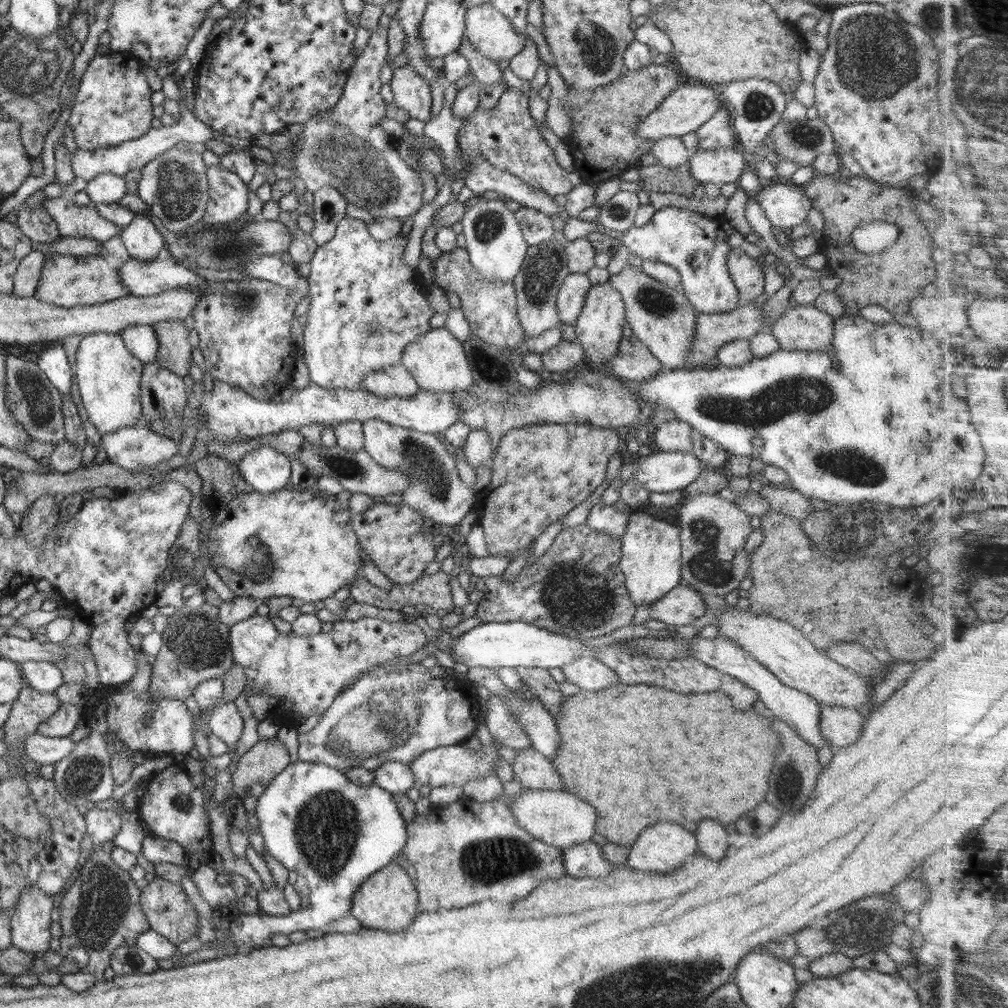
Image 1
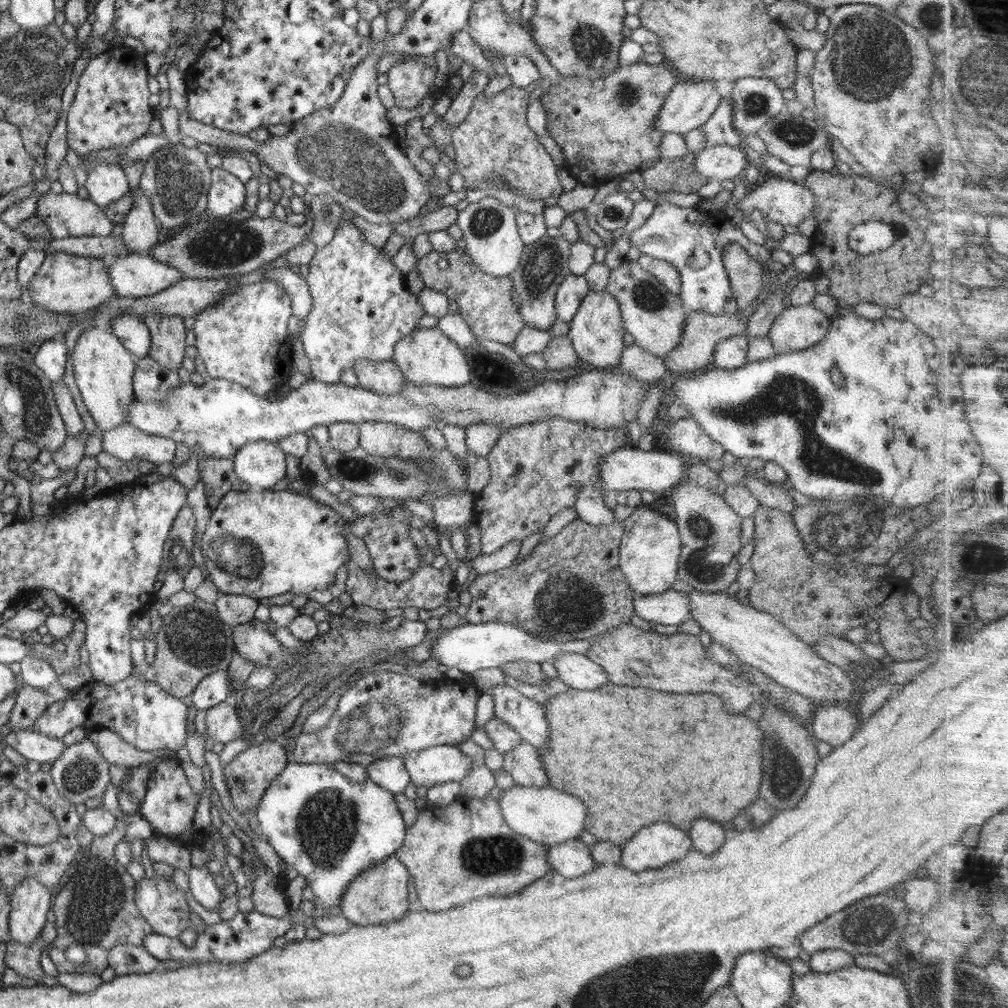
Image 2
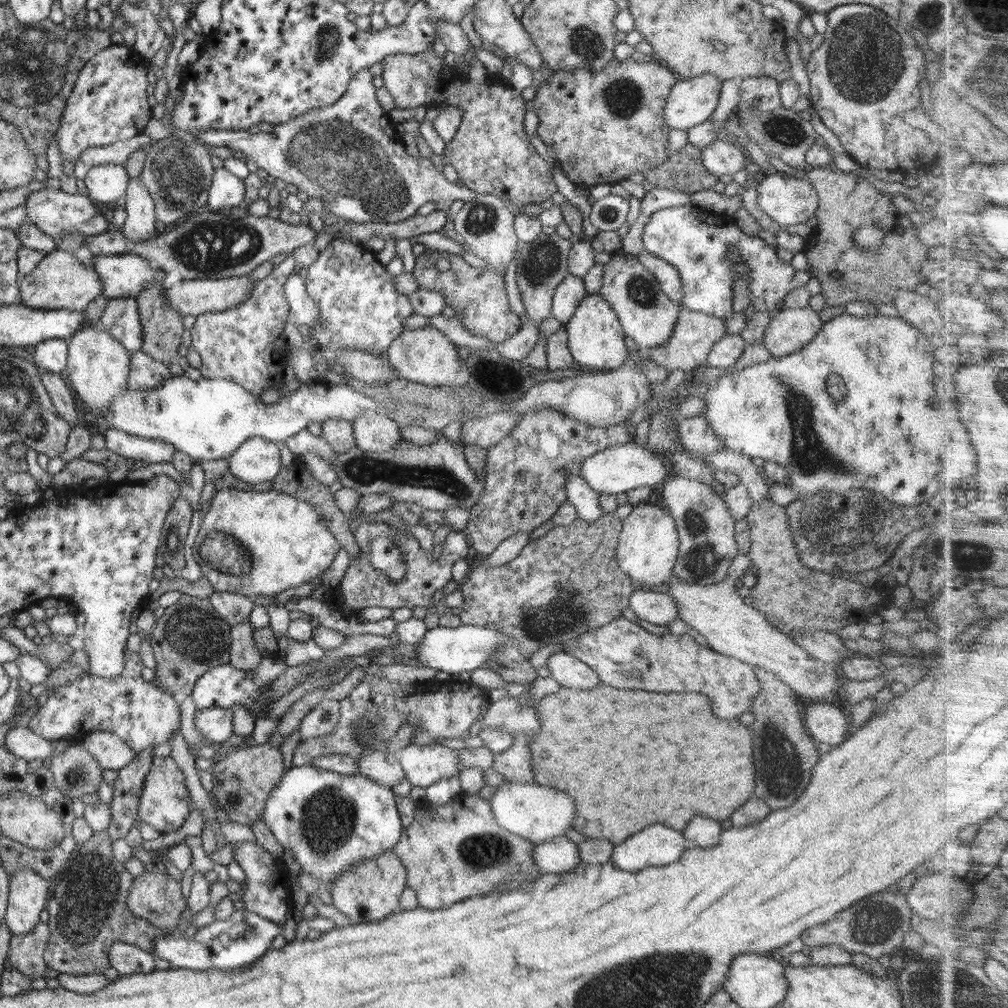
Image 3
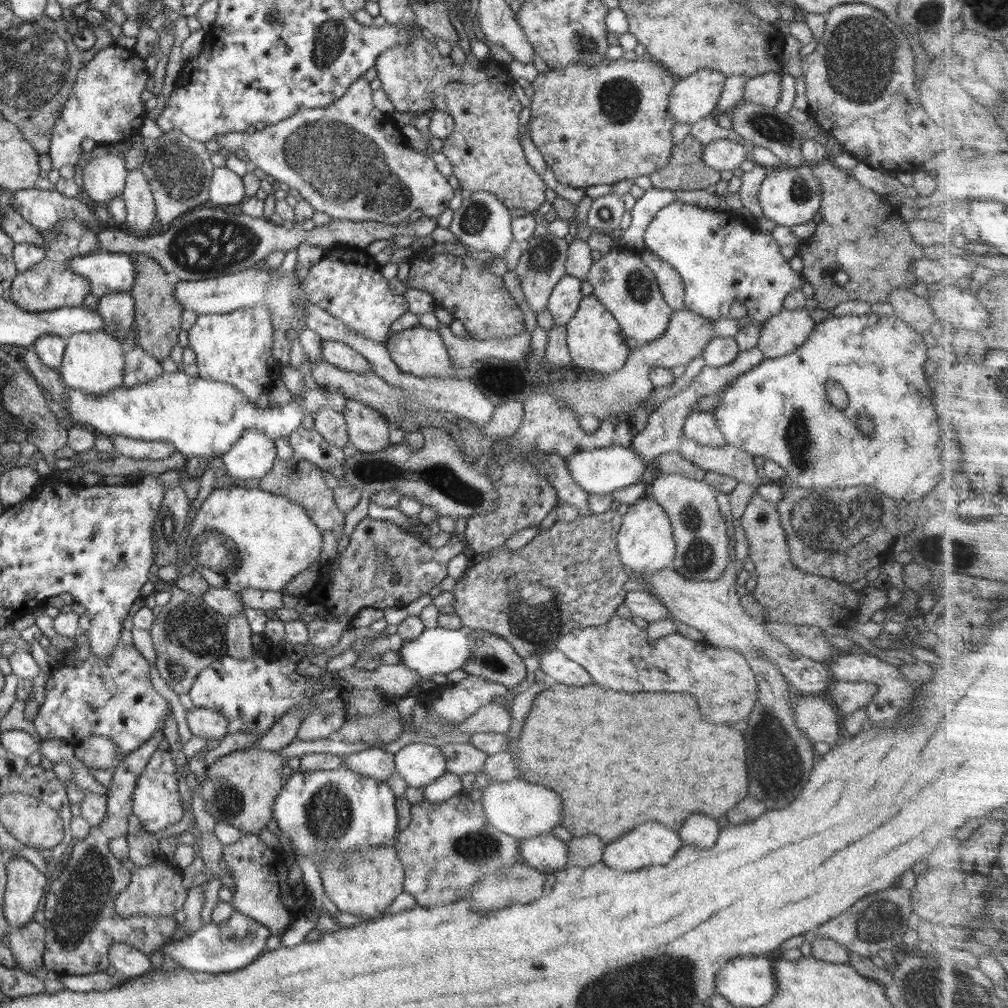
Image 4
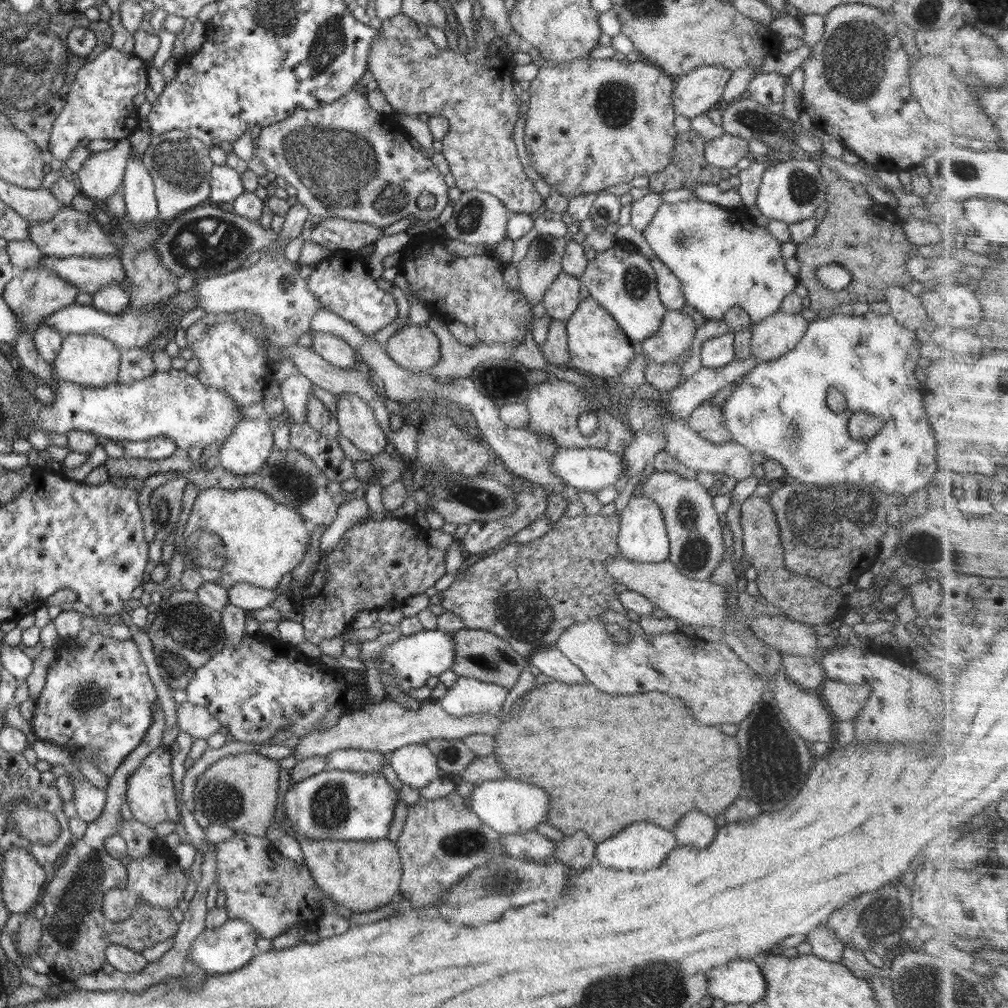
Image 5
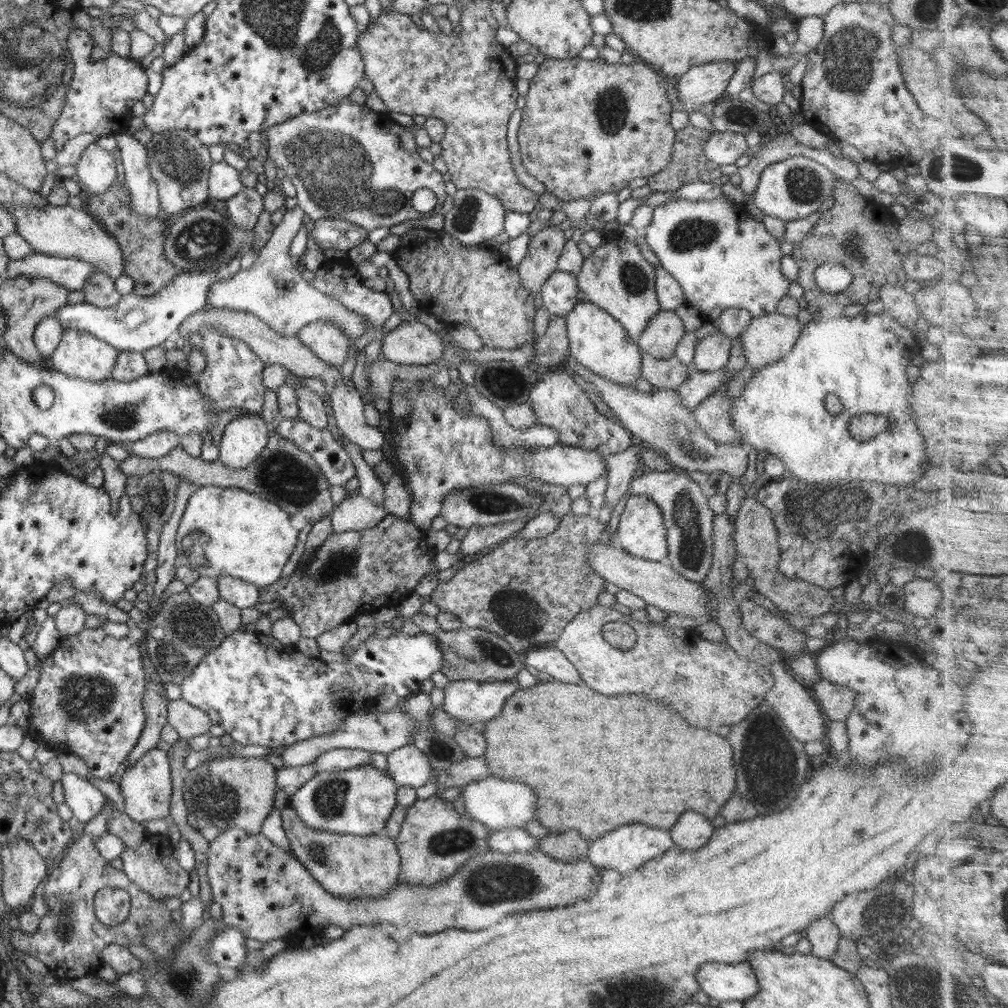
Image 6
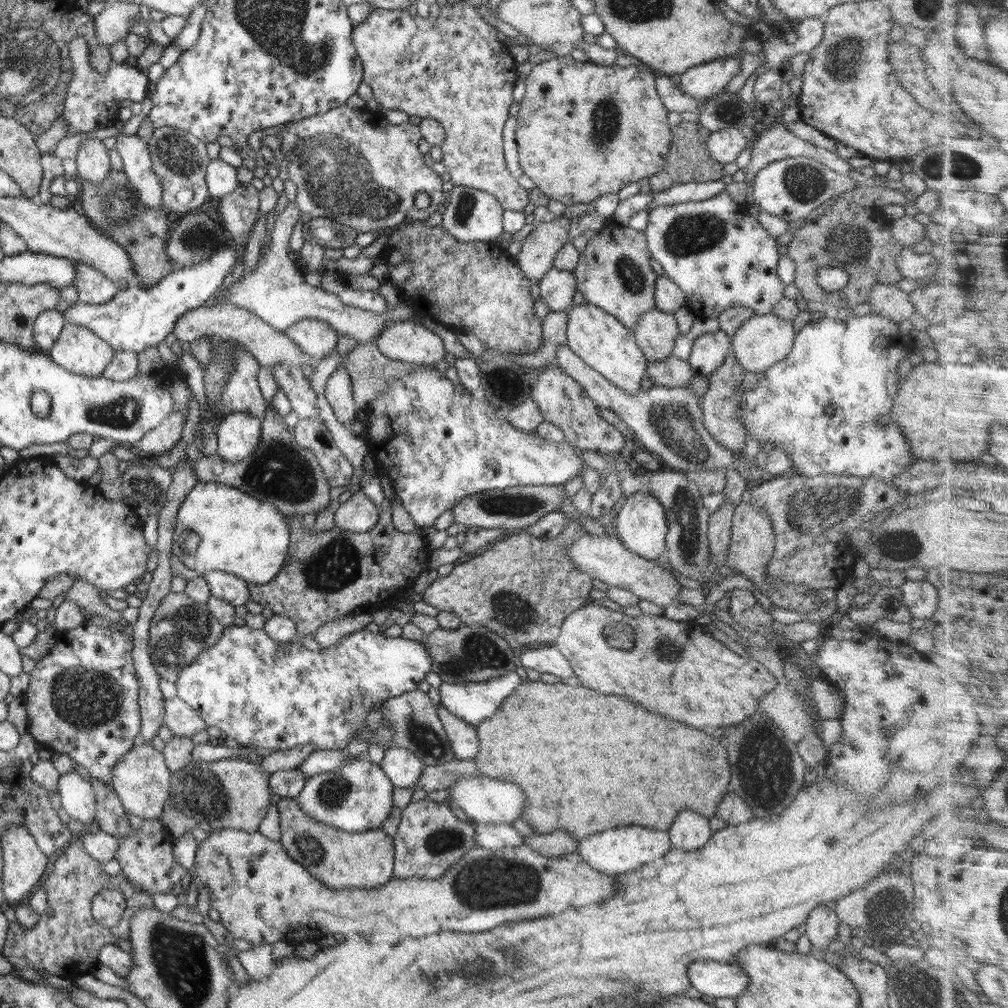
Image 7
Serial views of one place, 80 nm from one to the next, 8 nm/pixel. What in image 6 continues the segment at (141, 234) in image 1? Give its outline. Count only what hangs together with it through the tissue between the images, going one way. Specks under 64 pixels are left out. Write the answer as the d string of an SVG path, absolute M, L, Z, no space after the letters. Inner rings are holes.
M126 133L115 134L115 139L133 209L144 216L162 216L157 184L148 166L145 146Z

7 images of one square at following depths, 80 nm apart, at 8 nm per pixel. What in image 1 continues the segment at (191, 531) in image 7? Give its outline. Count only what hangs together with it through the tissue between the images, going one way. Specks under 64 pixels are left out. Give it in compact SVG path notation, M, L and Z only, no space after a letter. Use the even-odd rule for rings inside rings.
M297 488L293 490L276 490L272 494L260 494L258 492L250 492L250 494L238 494L228 506L224 506L214 512L212 528L208 533L208 542L205 544L207 546L207 551L211 553L212 558L210 558L210 564L218 576L222 579L222 582L235 592L236 596L246 597L246 598L262 598L267 599L270 597L277 596L289 596L294 598L300 598L307 602L318 602L318 600L323 601L324 599L334 596L334 593L343 586L350 586L351 582L355 579L363 565L363 560L361 557L361 545L359 544L358 537L354 532L350 520L351 510L350 508L340 502L338 498L334 496L316 496L312 492L300 491Z

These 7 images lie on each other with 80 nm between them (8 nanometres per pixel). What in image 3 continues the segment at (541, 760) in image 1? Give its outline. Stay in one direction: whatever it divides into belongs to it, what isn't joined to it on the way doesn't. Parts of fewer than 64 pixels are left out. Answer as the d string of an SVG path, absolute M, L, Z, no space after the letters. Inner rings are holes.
M511 733L513 743L508 750L495 754L493 769L504 776L506 781L534 783L529 752L529 738L520 733Z

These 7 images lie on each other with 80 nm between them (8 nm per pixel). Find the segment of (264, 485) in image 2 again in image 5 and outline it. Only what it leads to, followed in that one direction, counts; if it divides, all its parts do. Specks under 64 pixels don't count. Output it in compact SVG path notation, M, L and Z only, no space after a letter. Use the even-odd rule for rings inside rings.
M266 417L240 420L232 436L221 446L218 464L237 475L252 474L260 471L274 446Z

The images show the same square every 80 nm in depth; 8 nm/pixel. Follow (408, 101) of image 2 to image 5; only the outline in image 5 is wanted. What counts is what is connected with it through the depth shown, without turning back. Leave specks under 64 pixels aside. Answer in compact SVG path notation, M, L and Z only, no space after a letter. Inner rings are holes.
M404 14L386 19L378 29L379 39L371 44L367 70L372 72L378 83L378 90L384 94L395 113L411 116L440 115L448 120L449 131L441 140L443 146L441 154L448 161L450 174L461 192L488 192L501 200L510 213L530 215L544 204L544 199L526 175L512 139L514 124L522 105L522 101L512 88L516 82L513 77L515 63L512 58L505 57L490 48L490 42L497 36L494 34L494 26L490 24L490 20L480 16L480 20L473 23L473 29L476 29L475 42L469 43L469 53L462 54L459 50L452 50L450 47L446 49L437 47L432 39L427 34L422 34L417 24Z

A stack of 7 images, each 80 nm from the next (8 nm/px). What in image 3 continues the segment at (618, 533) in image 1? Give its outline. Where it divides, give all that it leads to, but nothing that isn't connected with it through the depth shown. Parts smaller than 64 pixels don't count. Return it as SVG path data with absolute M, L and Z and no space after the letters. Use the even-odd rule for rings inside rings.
M570 475L565 482L566 501L574 505L578 516L587 521L598 520L604 514L599 506L601 496L598 491L588 487L580 475Z

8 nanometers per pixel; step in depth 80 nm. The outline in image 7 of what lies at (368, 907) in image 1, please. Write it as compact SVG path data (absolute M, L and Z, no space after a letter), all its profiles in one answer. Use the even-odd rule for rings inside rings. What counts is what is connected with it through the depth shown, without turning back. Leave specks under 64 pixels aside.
M283 797L277 803L280 817L280 845L290 858L300 864L328 888L373 889L394 878L394 840L382 829L344 832L309 817L295 798Z

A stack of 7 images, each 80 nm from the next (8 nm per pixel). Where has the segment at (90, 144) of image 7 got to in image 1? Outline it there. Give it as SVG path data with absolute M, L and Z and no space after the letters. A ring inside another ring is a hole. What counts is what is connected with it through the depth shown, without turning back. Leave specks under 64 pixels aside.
M111 172L97 174L87 182L86 194L92 204L118 203L127 193L125 178Z

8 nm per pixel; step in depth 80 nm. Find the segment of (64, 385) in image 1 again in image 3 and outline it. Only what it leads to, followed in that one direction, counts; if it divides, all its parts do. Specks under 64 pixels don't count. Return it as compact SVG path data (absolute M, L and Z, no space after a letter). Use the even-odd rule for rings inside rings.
M46 339L30 349L31 357L38 368L48 374L61 375L67 366L67 341L62 339Z

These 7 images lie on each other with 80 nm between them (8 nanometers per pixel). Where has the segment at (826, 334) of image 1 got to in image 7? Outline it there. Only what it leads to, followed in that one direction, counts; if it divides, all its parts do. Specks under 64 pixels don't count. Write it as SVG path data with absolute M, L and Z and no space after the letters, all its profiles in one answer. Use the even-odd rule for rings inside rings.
M773 312L765 315L755 314L752 318L745 320L731 336L729 350L742 369L764 374L791 352L796 331L792 327L792 321L782 320Z

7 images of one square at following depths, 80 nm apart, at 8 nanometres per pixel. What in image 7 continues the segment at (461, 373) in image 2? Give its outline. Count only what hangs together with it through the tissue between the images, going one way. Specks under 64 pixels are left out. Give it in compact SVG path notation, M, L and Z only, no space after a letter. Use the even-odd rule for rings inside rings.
M416 319L390 323L375 343L383 356L418 366L436 366L447 353L442 338Z

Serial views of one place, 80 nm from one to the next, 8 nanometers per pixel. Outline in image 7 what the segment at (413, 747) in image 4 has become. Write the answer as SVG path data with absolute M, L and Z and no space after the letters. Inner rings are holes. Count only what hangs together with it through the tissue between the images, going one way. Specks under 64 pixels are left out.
M397 746L384 751L380 765L390 782L400 788L414 788L426 766L414 752Z

